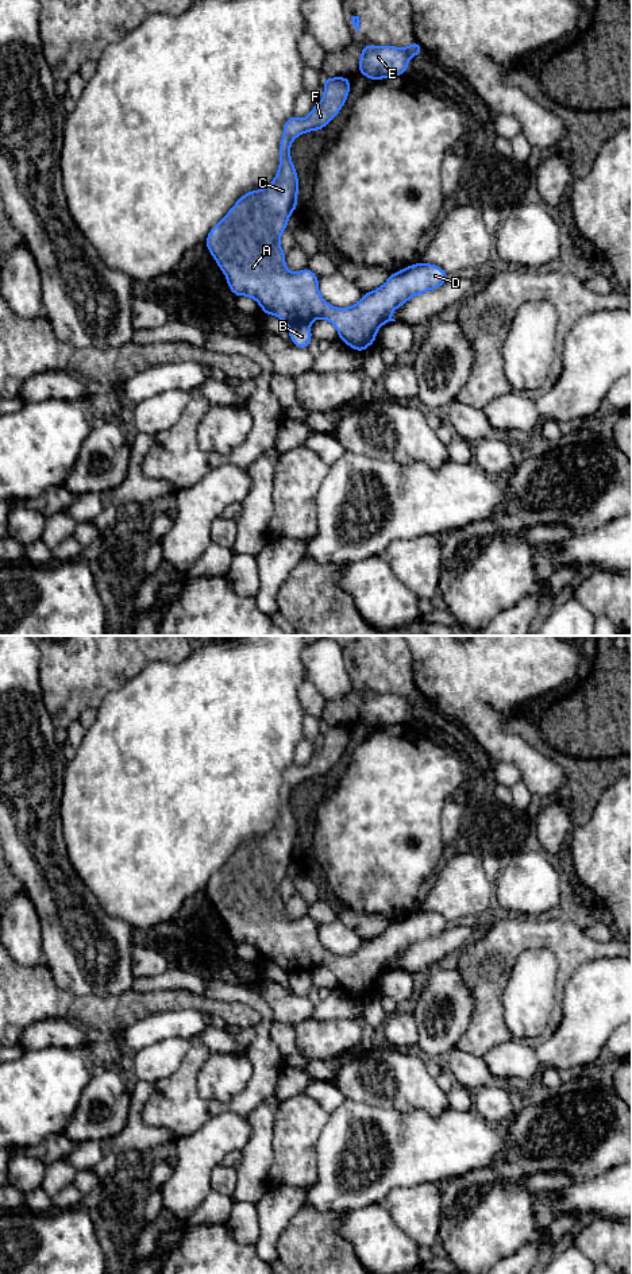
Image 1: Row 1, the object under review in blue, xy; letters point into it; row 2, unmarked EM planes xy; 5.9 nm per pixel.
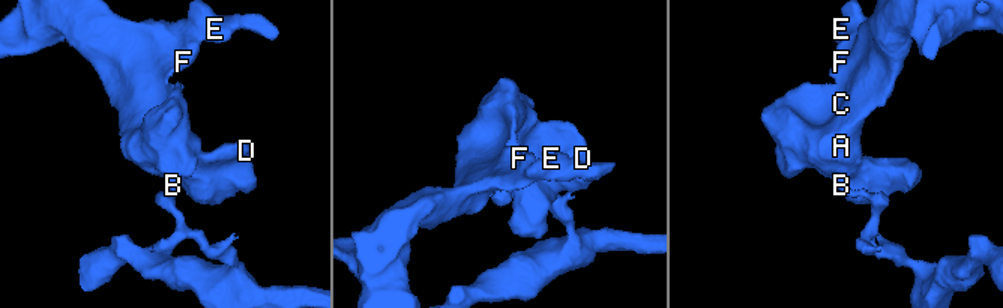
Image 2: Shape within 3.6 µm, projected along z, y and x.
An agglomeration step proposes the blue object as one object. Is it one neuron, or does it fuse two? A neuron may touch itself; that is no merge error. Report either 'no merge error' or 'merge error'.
merge error

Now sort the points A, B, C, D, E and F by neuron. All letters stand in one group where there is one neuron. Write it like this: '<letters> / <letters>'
A C D E F / B

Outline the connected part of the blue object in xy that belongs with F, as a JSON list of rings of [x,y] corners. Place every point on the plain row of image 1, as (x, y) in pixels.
[[[324,725],[321,749],[305,767],[292,763],[284,771],[274,827],[266,835],[243,842],[211,876],[205,893],[235,945],[254,946],[263,962],[277,964],[288,974],[328,968],[340,989],[363,1000],[375,991],[384,972],[396,969],[390,964],[393,958],[419,942],[439,937],[448,920],[423,908],[392,920],[382,934],[363,941],[355,953],[336,956],[321,945],[320,926],[311,916],[294,920],[286,916],[280,885],[297,856],[298,843],[290,794],[297,784],[323,777],[342,758],[350,730],[350,725]]]

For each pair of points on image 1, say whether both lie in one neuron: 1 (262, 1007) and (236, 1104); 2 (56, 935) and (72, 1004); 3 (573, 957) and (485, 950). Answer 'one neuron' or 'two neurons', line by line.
1: one neuron
2: two neurons
3: one neuron

